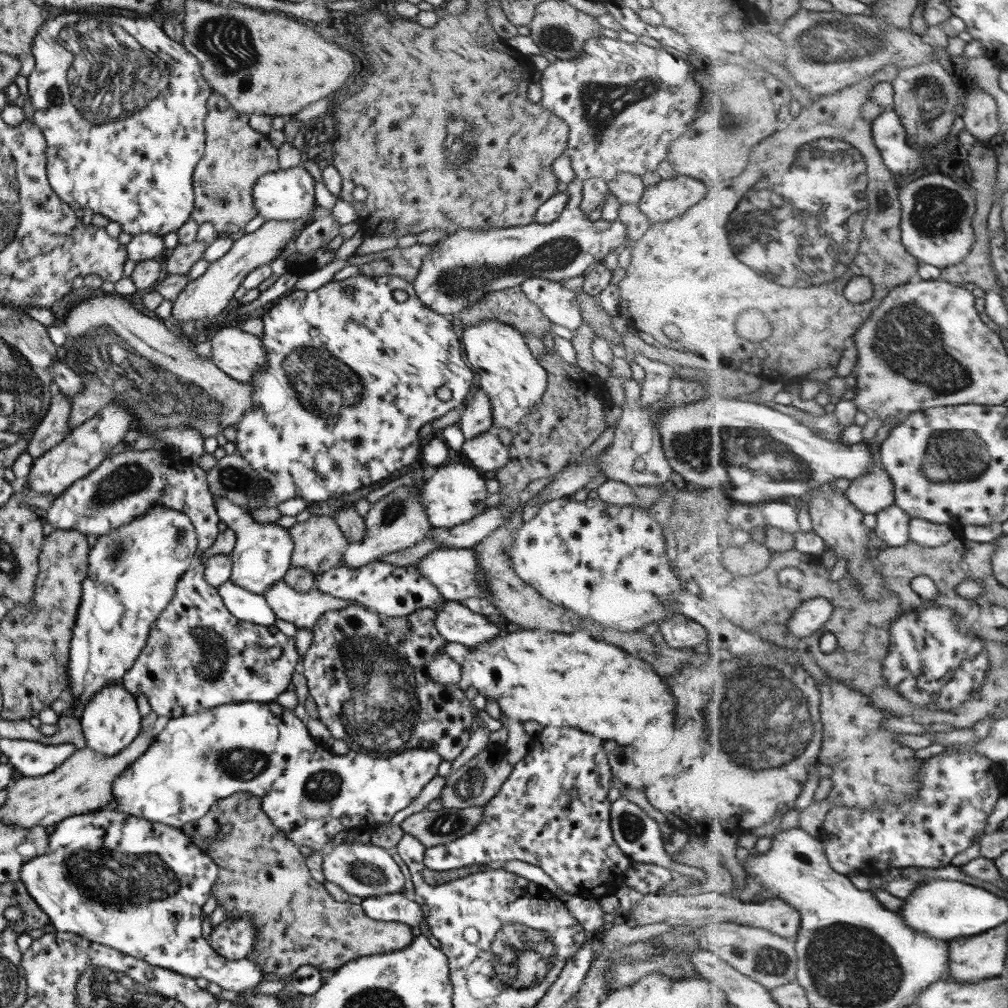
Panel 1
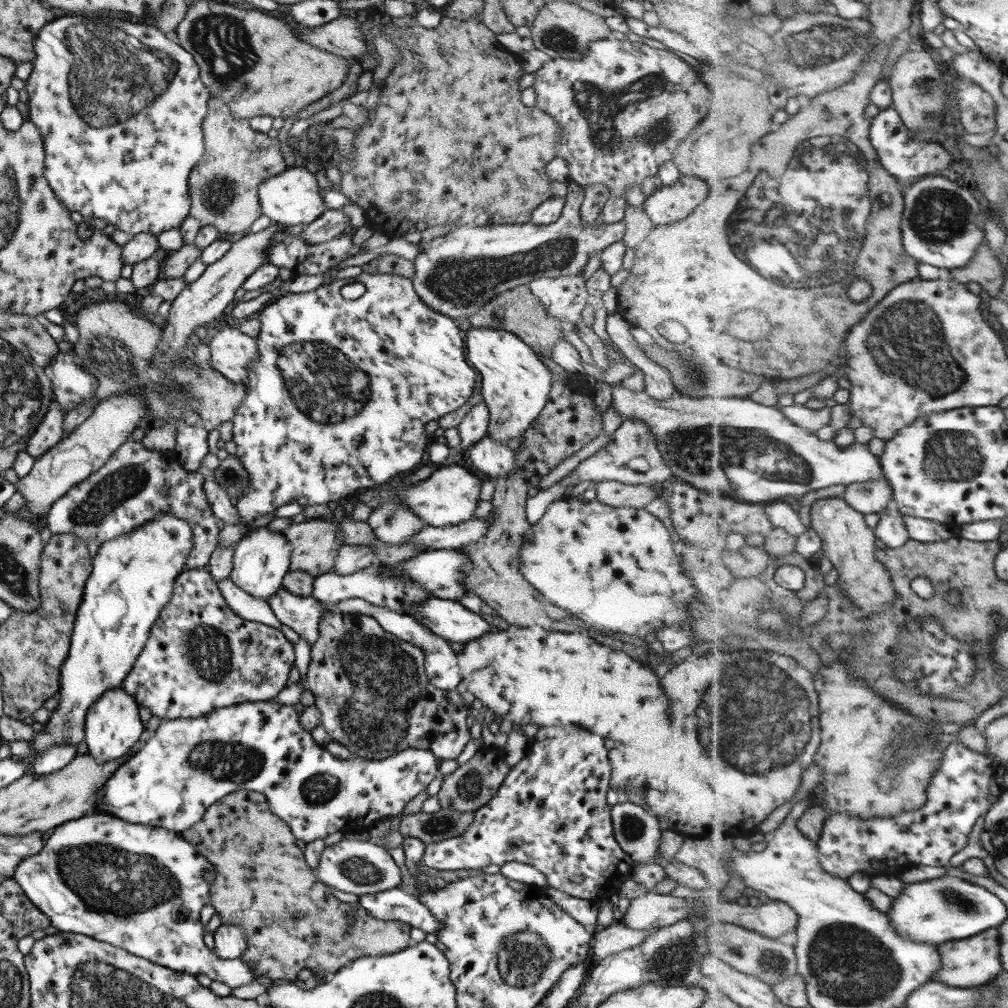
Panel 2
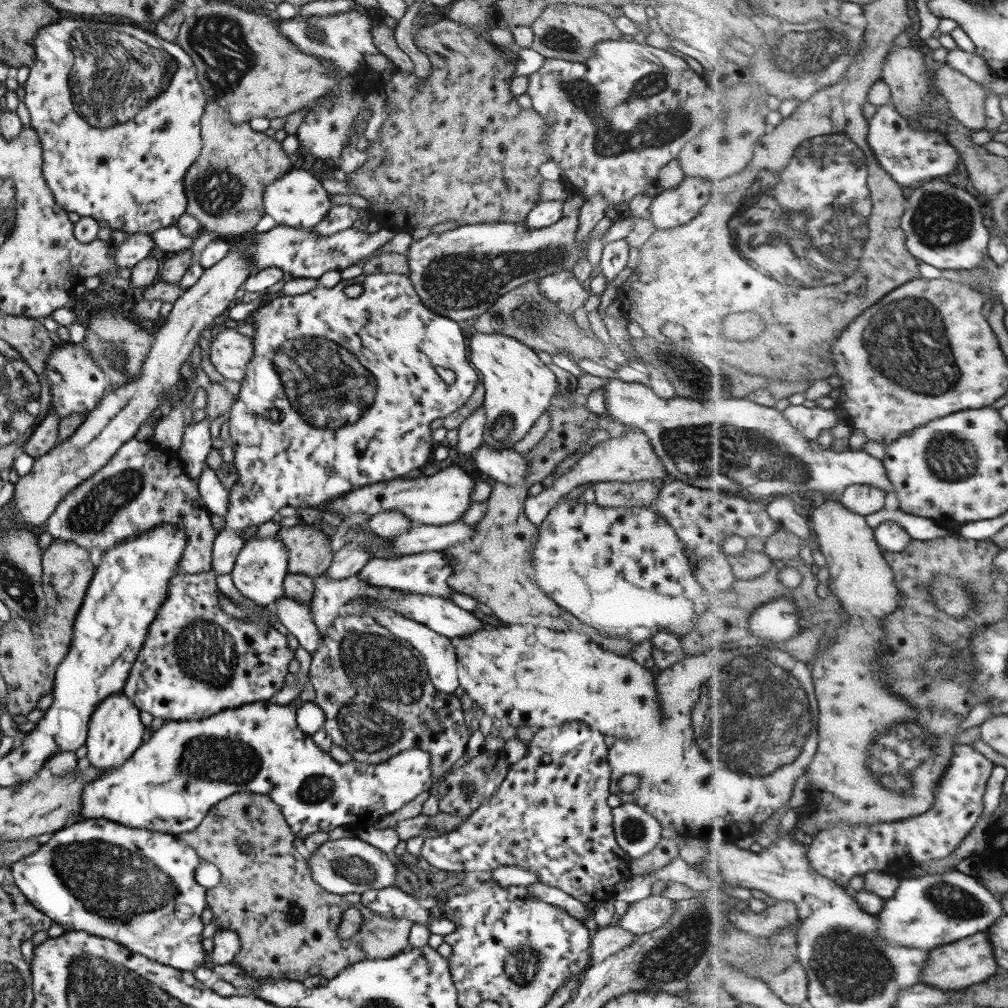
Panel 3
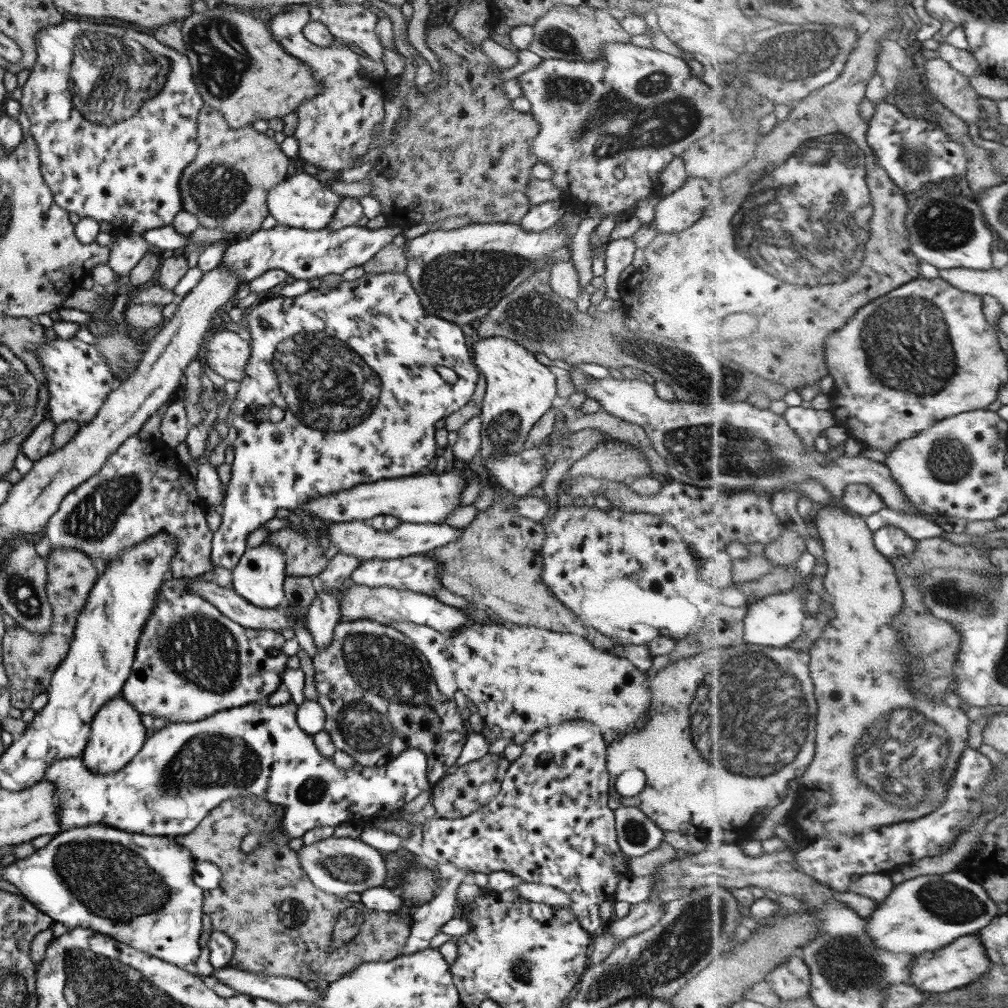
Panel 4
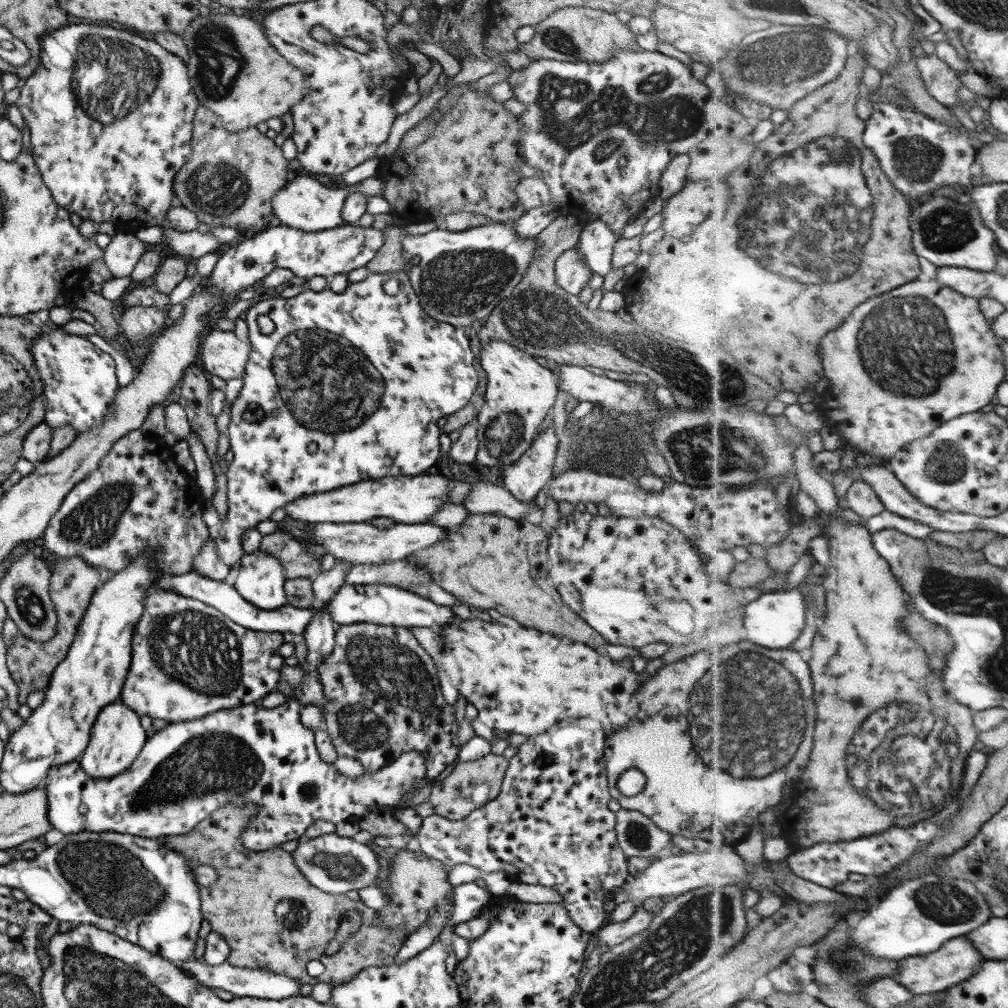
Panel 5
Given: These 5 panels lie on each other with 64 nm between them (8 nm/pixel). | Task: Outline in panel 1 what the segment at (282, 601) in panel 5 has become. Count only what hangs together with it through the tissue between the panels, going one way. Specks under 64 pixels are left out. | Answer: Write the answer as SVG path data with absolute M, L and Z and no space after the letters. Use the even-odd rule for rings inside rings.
M213 498L215 512L225 527L234 531L236 540L229 553L232 566L229 579L235 586L243 588L246 592L263 595L267 588L275 580L279 580L292 566L290 556L293 550L293 543L288 536L287 529L277 526L275 523L259 524L255 522L246 510L234 506L225 498Z

